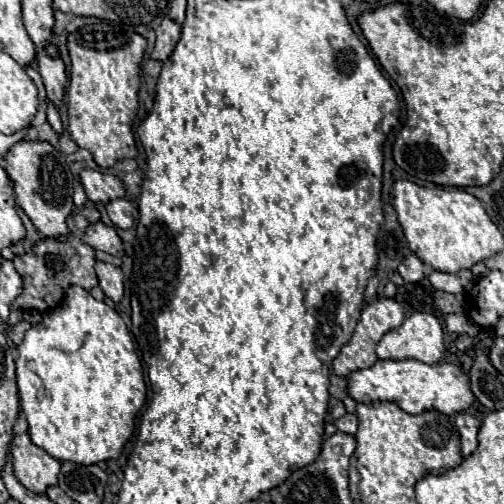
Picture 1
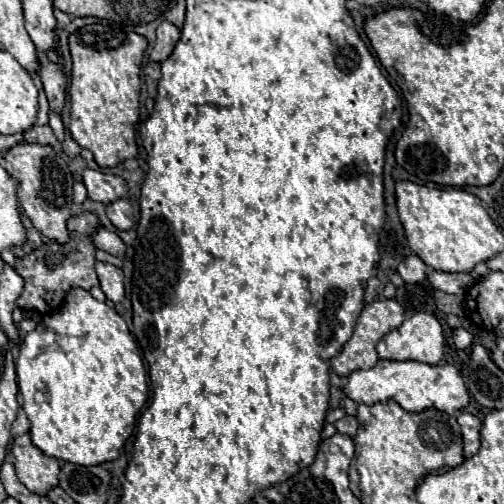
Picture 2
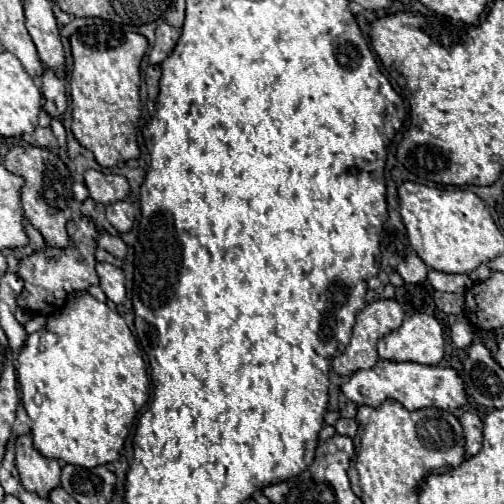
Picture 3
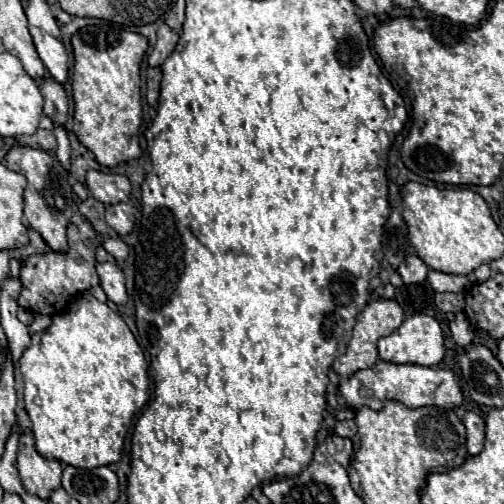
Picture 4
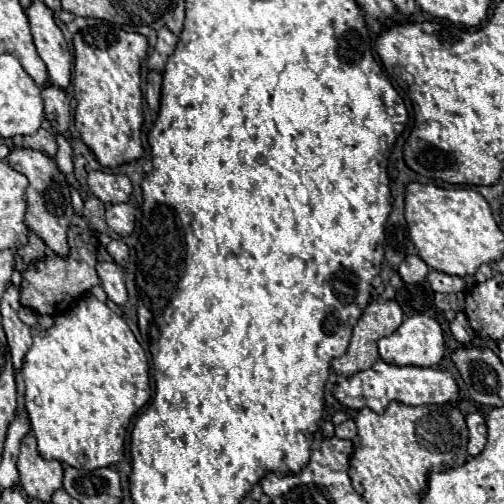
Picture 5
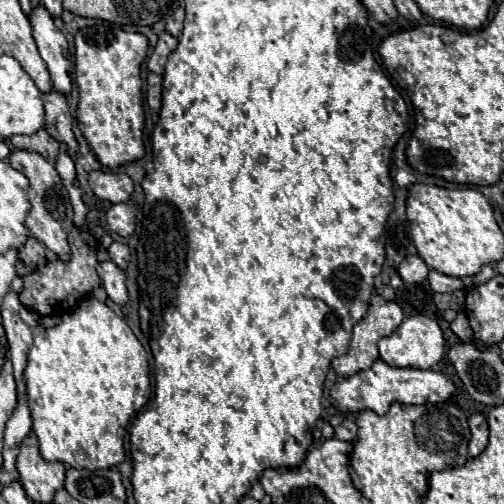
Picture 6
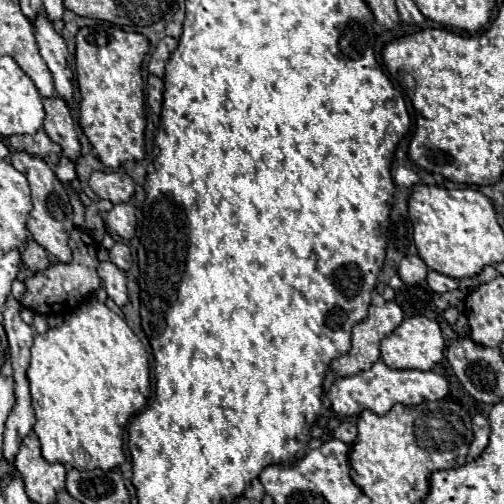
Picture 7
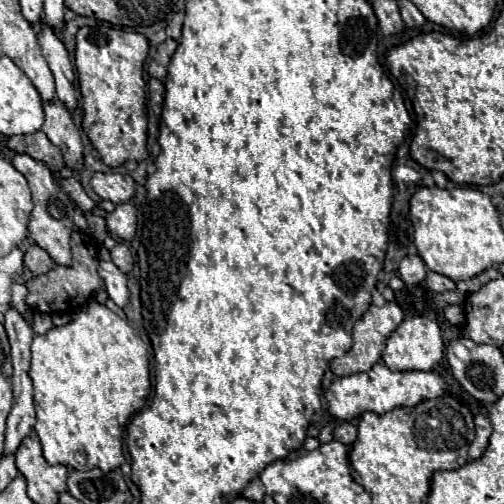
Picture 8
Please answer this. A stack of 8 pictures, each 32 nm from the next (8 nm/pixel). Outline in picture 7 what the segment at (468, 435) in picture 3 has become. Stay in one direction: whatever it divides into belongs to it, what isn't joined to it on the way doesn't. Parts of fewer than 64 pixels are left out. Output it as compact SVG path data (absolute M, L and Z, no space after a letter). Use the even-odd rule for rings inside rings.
M476 414L472 418L472 432L474 432L474 440L470 442L470 456L478 458L482 454L482 450L488 446L488 436L490 436L490 424L482 414Z

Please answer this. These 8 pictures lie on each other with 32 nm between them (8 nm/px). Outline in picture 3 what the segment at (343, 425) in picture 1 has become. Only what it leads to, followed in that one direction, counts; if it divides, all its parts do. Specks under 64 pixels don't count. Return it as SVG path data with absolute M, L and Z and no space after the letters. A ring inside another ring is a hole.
M340 418L338 422L336 422L336 432L338 434L342 434L342 436L350 436L350 438L354 438L356 436L356 432L358 432L358 422L354 420L354 418Z

